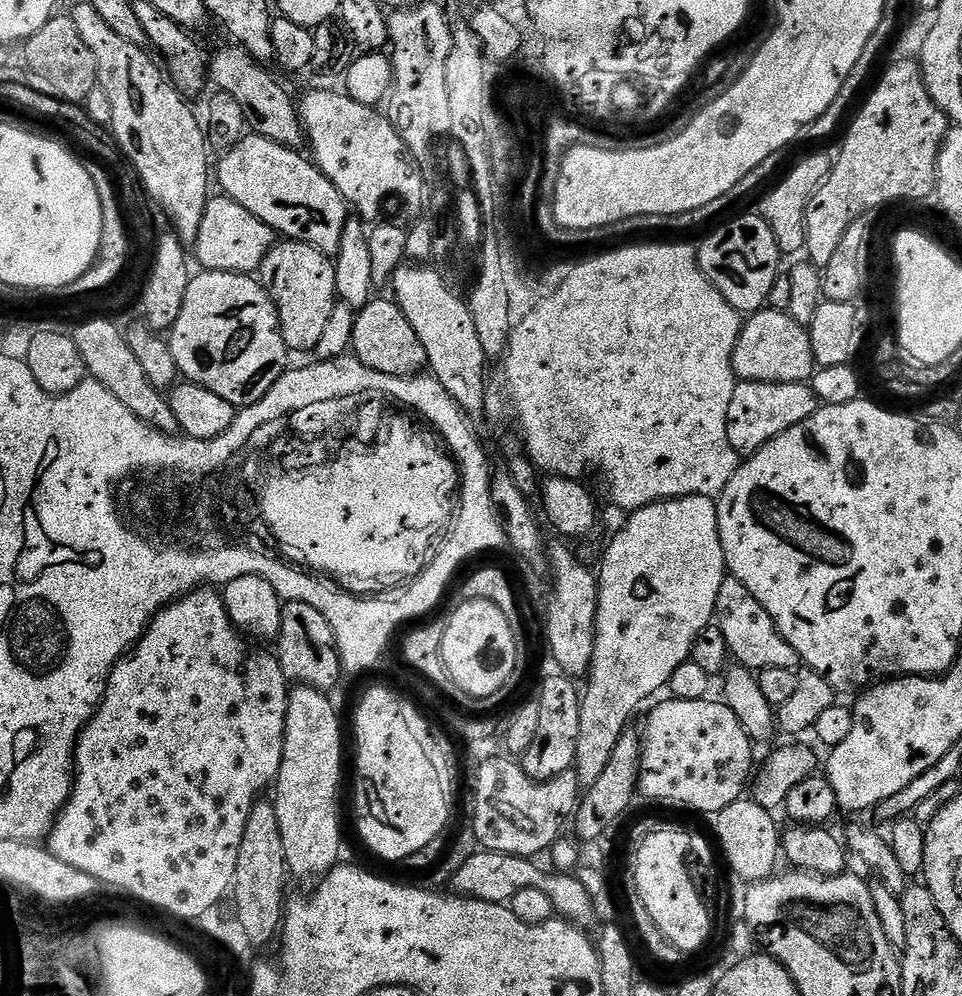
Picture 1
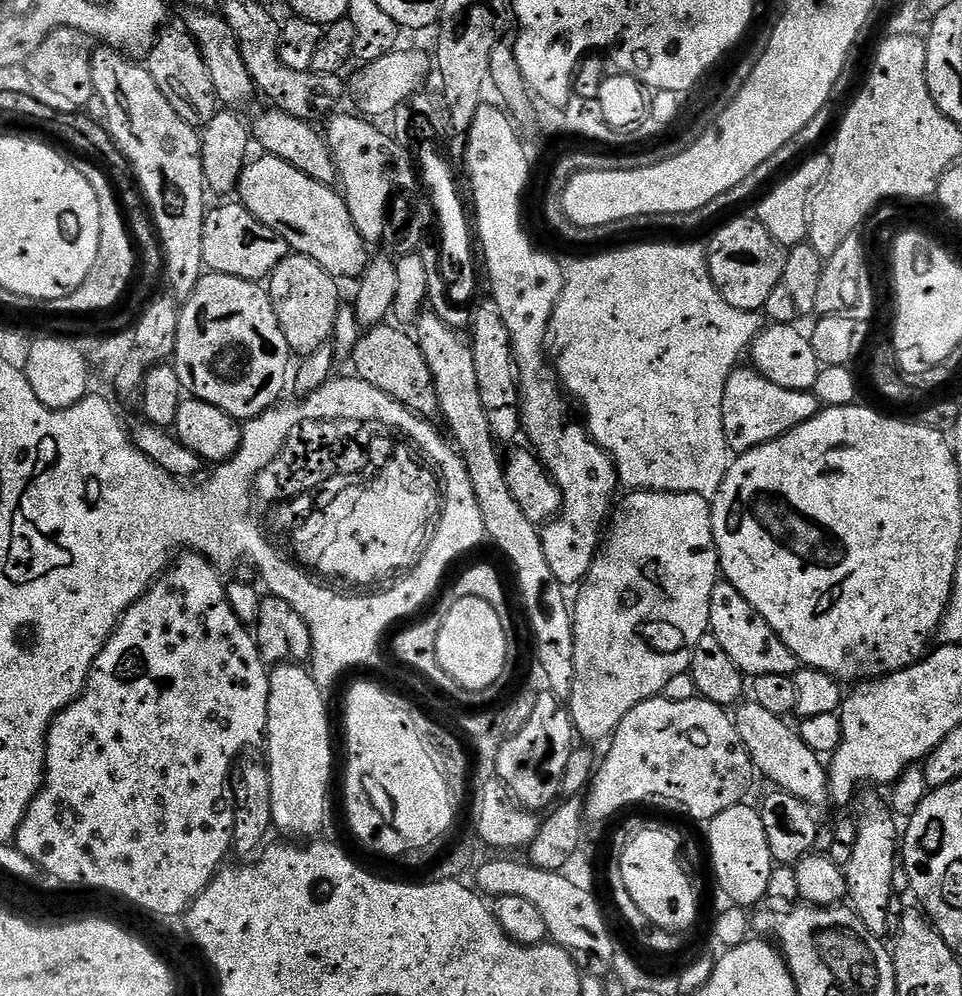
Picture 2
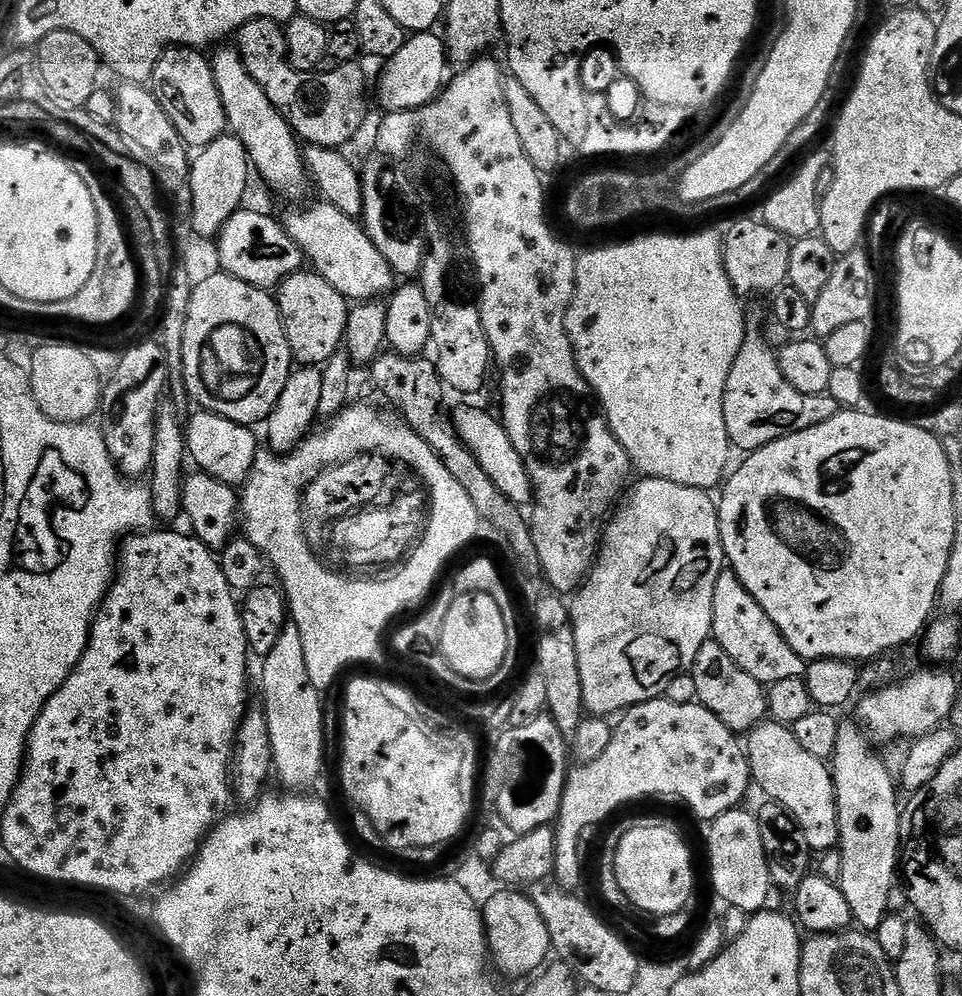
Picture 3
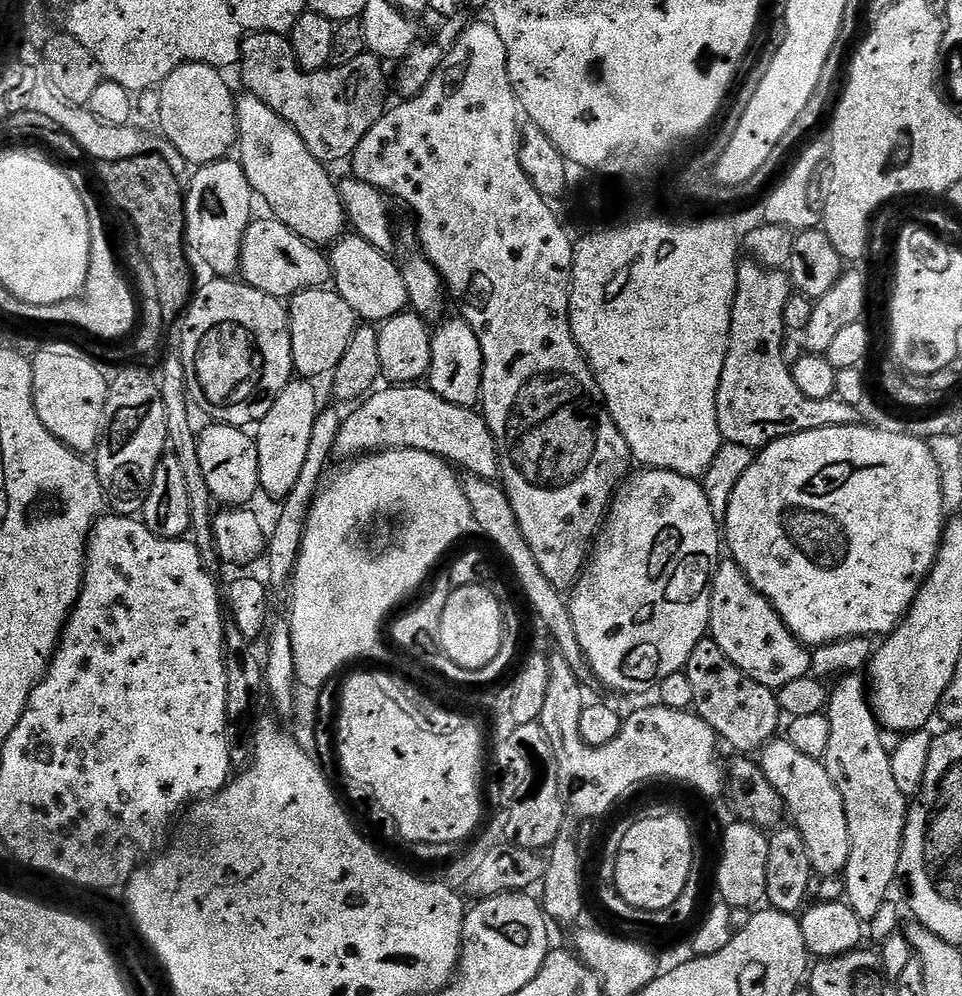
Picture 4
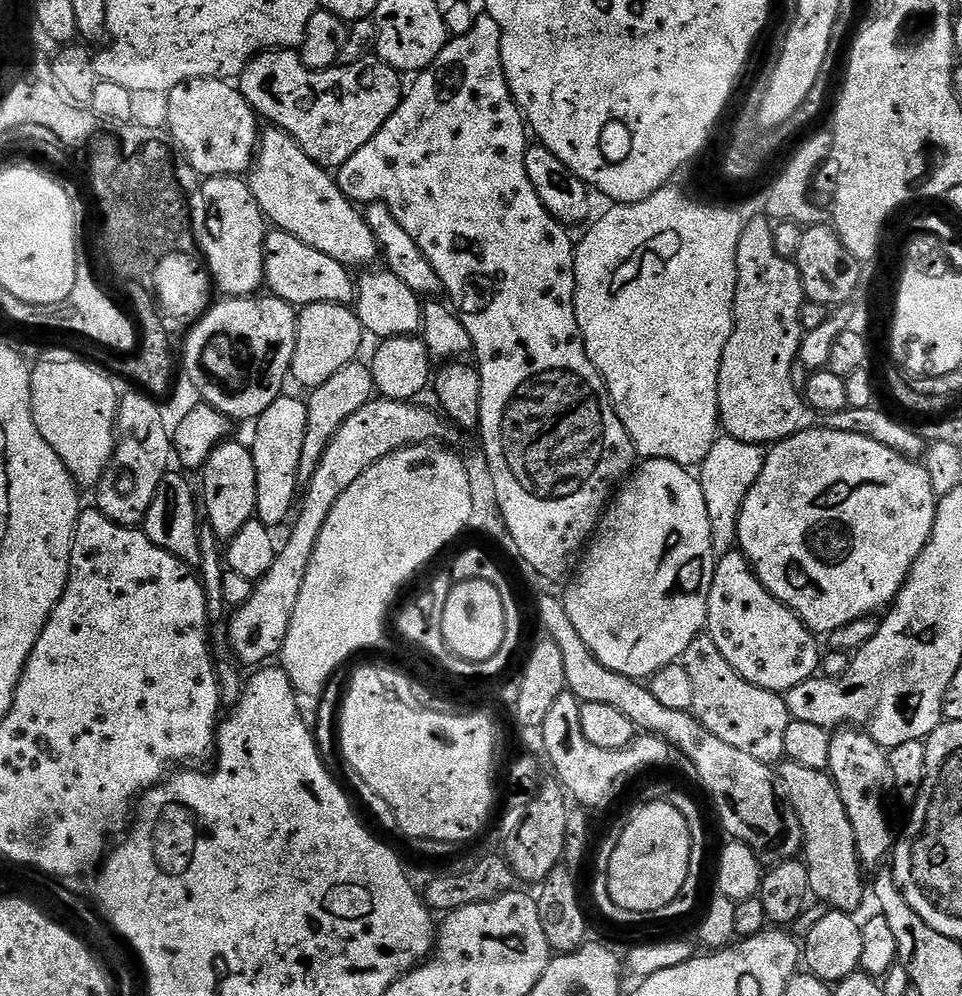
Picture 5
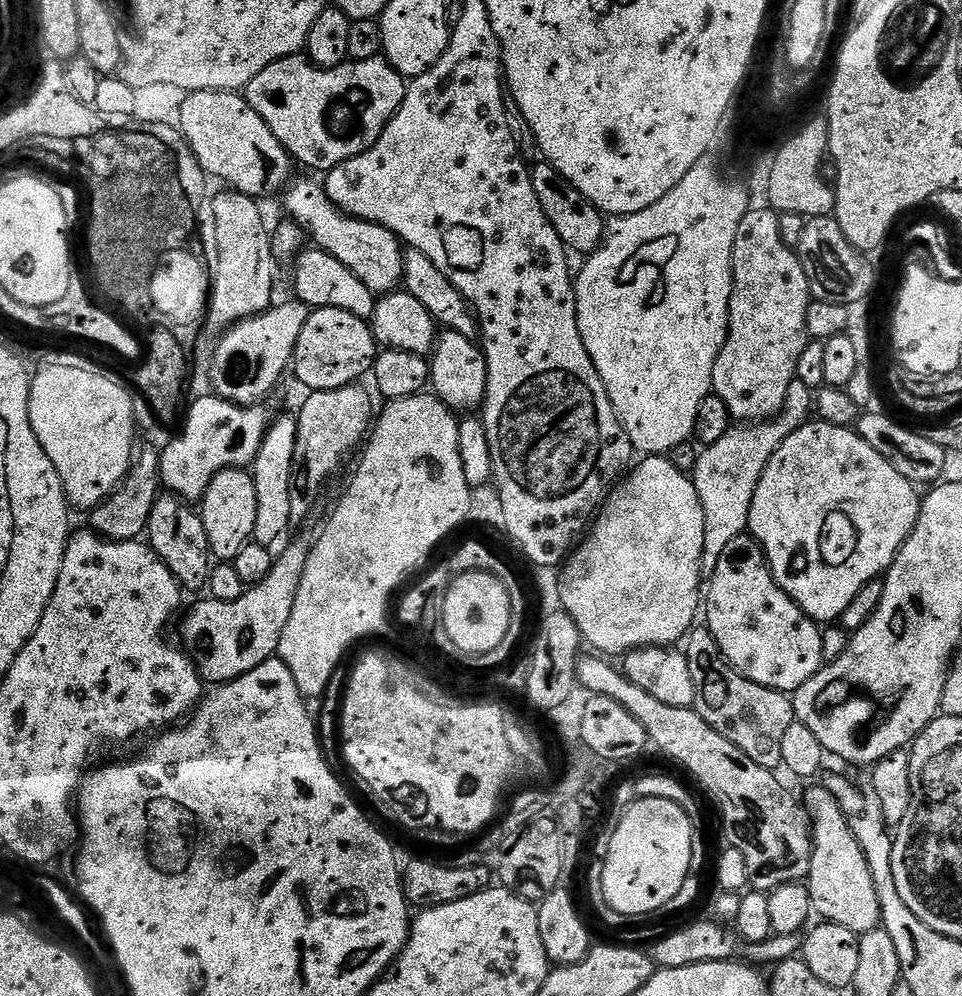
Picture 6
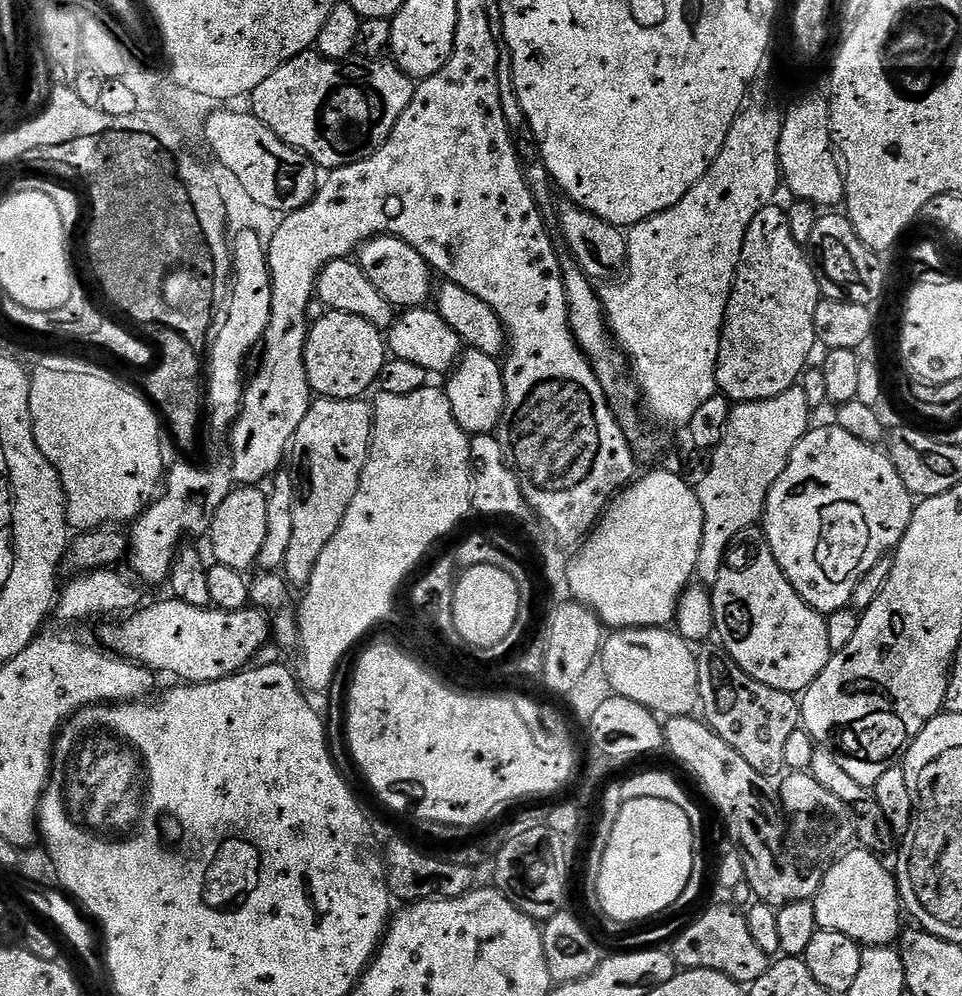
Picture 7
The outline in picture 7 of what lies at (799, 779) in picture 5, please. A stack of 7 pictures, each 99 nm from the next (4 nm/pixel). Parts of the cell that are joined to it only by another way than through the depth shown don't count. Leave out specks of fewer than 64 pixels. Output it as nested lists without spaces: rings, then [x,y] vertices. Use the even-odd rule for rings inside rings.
[[[856,846],[844,853],[840,859],[827,865],[824,881],[818,894],[812,900],[814,914],[818,914],[818,926],[826,930],[838,930],[838,934],[846,934],[846,938],[854,938],[854,942],[870,948],[892,946],[902,935],[900,928],[900,912],[902,916],[902,901],[900,889],[896,886],[895,875],[884,869],[881,857],[875,852],[869,852],[863,847]]]

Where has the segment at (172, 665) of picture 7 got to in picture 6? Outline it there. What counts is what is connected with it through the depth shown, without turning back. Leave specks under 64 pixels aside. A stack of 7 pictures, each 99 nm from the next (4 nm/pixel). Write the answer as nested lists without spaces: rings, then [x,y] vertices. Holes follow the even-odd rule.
[[[304,532],[290,540],[283,545],[280,556],[278,552],[264,580],[245,590],[242,598],[234,598],[234,602],[205,598],[197,608],[189,610],[180,628],[182,644],[200,671],[200,679],[209,685],[229,684],[279,653],[282,630],[290,622],[290,610],[294,610],[294,598],[298,598],[298,586],[302,574],[306,574],[306,562],[316,544],[316,536]]]

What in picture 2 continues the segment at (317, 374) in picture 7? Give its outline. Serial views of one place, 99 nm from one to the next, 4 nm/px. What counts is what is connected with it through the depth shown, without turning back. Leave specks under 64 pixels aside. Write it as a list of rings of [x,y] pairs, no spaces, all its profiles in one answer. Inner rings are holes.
[[[289,254],[281,264],[272,271],[272,275],[266,281],[266,291],[272,305],[274,314],[282,326],[282,334],[286,334],[286,342],[293,353],[297,352],[297,357],[303,358],[314,354],[314,350],[325,347],[332,339],[332,332],[335,330],[335,319],[342,305],[340,299],[340,288],[337,277],[330,275],[318,262],[314,262],[308,256],[299,254]]]

